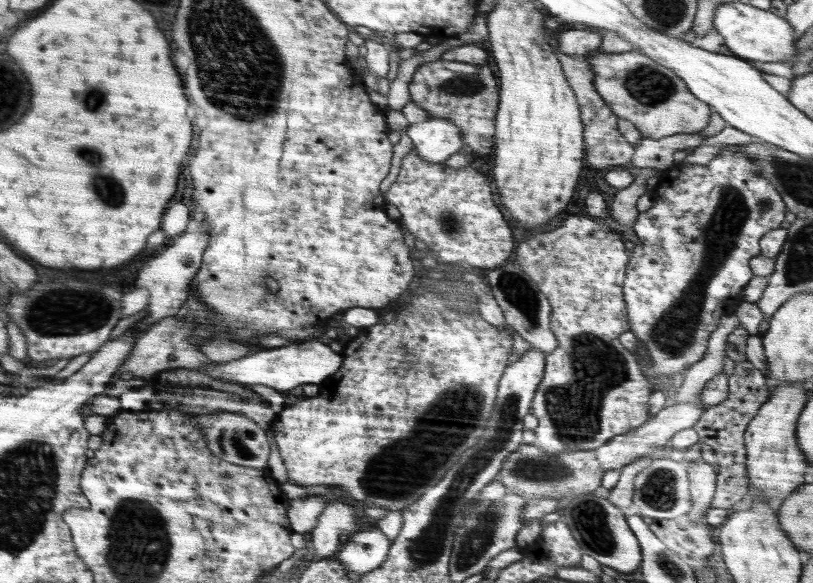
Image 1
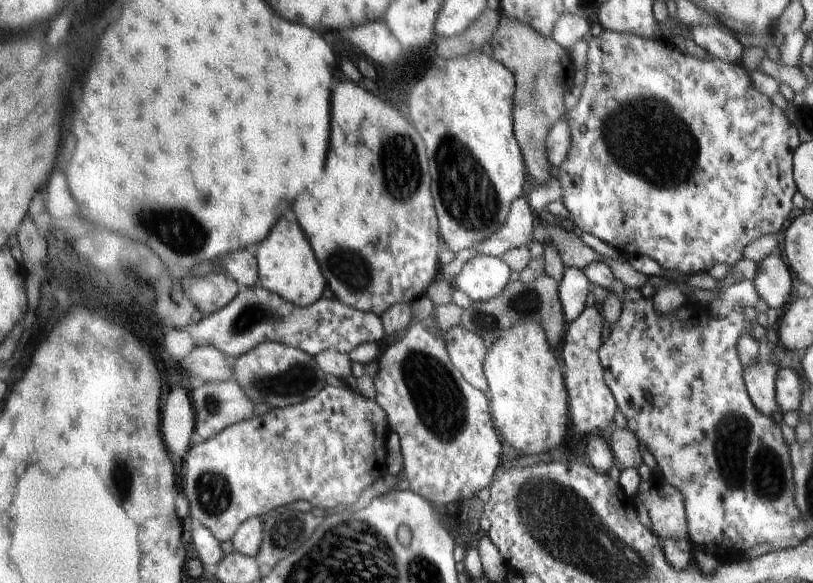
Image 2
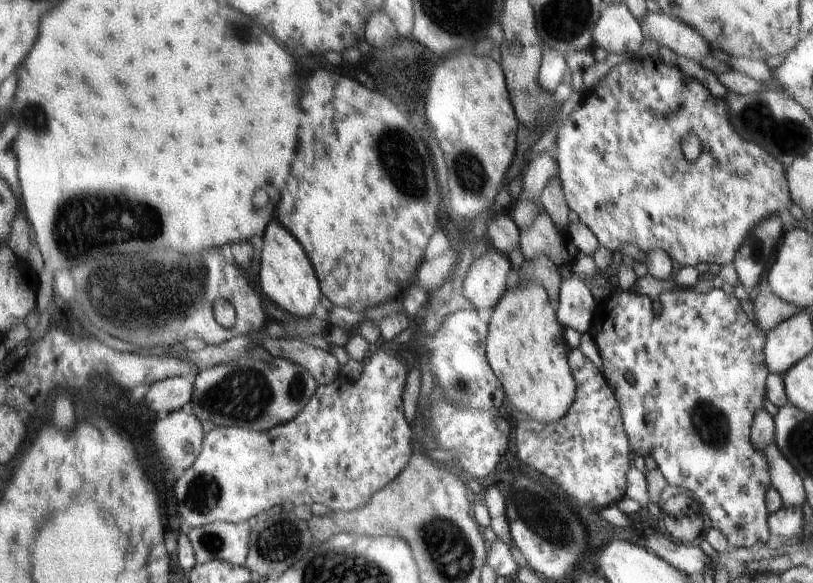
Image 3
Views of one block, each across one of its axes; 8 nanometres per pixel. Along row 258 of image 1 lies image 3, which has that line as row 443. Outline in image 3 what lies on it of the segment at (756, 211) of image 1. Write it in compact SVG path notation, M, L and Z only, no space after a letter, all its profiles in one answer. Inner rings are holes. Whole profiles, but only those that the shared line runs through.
M718 285L704 294L696 293L685 287L680 290L668 290L662 292L658 296L658 300L652 300L650 296L636 292L616 290L608 299L596 302L594 324L588 333L592 335L600 354L604 366L602 374L613 390L620 406L624 431L634 454L653 458L668 485L694 492L694 496L693 493L692 496L684 493L676 494L662 504L665 514L664 524L666 524L668 533L680 543L690 543L698 538L703 531L706 516L711 521L711 528L718 530L733 548L750 549L758 542L767 543L771 534L767 522L769 514L766 510L766 492L771 486L770 472L766 456L760 450L756 450L750 442L754 414L760 408L764 408L764 397L766 397L766 378L769 371L766 368L764 357L765 334L746 316L740 301L734 295L726 294Z

